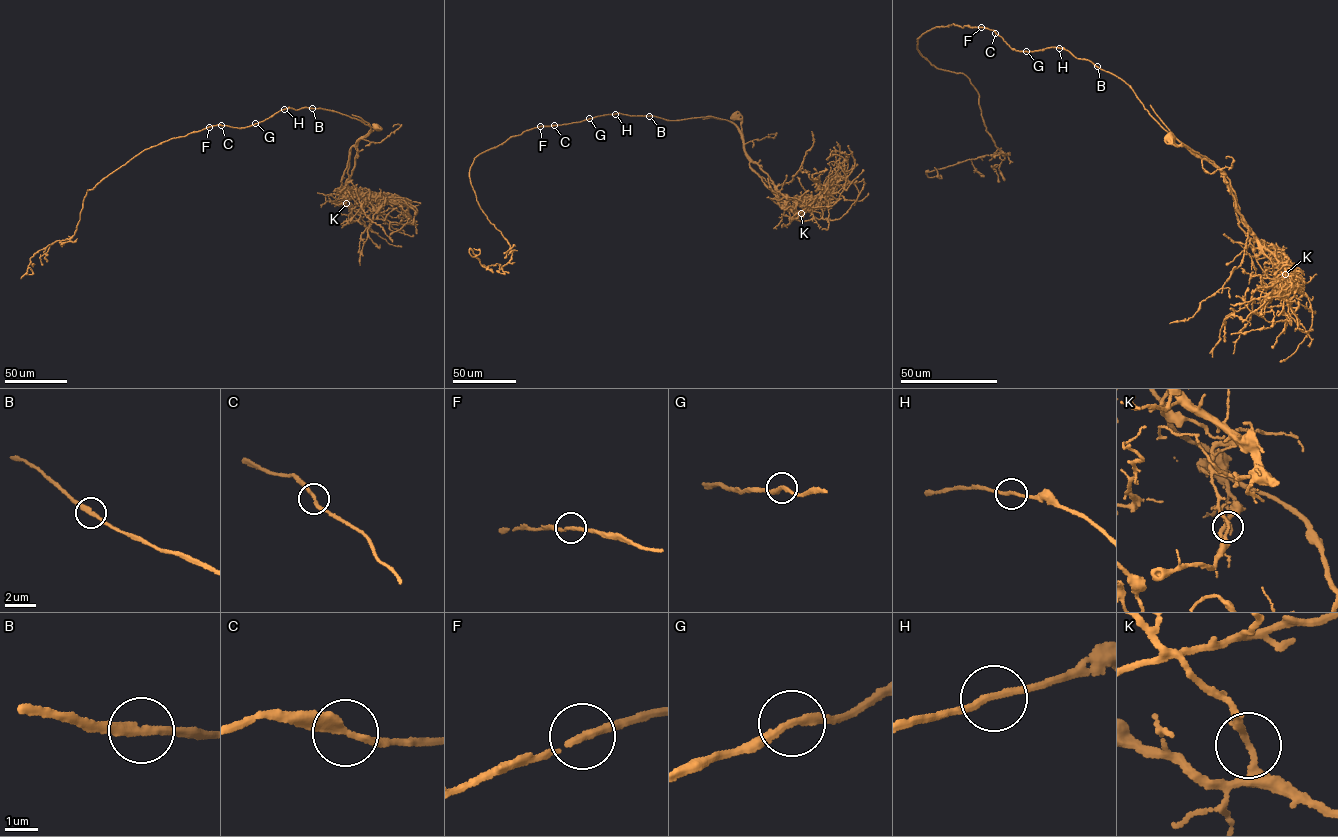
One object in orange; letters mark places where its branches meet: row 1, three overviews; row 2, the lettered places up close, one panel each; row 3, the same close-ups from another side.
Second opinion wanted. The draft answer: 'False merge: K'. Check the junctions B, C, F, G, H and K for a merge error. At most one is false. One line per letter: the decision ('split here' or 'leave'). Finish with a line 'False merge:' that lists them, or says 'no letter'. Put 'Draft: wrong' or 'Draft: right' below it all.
B: leave
C: leave
F: leave
G: leave
H: leave
K: split here
False merge: K
Draft: right

